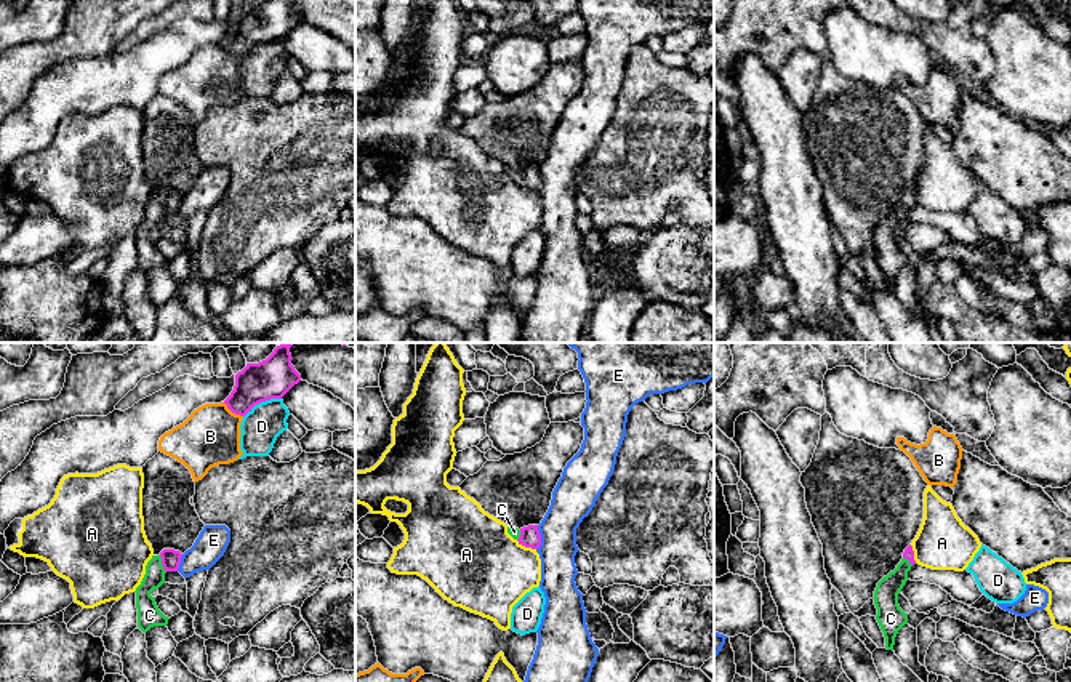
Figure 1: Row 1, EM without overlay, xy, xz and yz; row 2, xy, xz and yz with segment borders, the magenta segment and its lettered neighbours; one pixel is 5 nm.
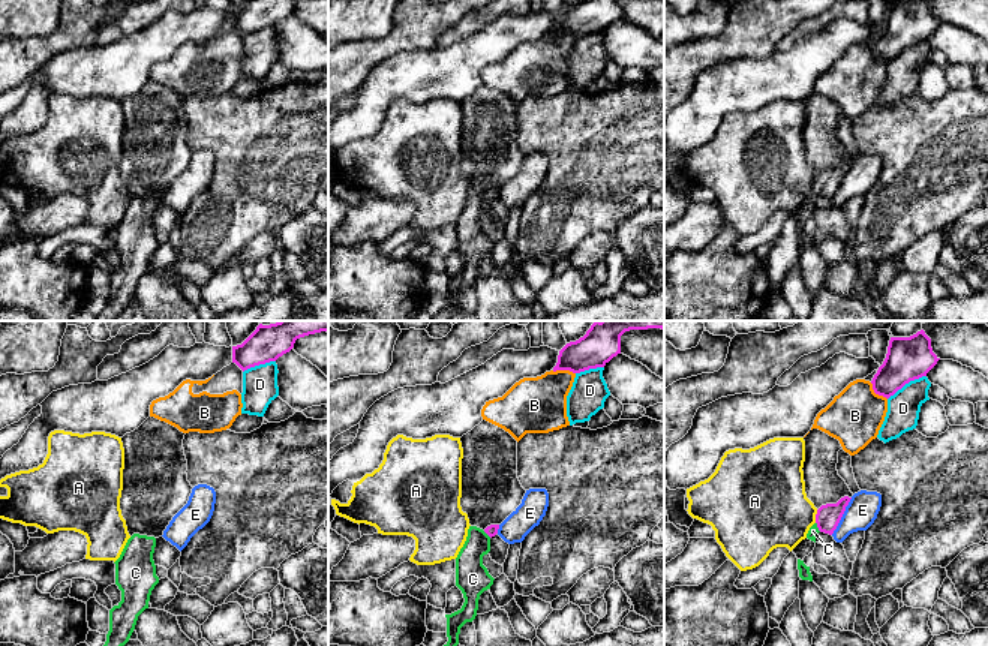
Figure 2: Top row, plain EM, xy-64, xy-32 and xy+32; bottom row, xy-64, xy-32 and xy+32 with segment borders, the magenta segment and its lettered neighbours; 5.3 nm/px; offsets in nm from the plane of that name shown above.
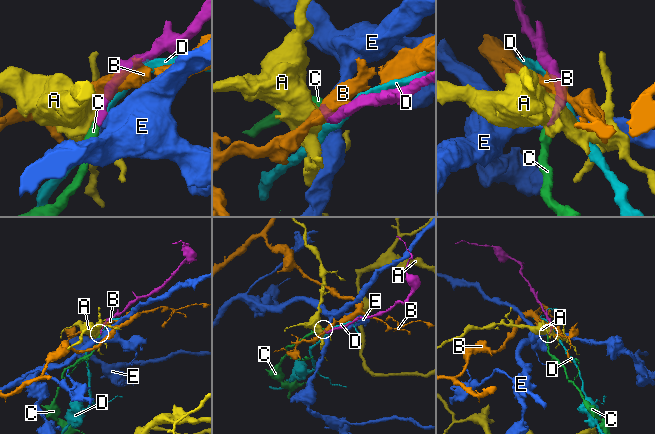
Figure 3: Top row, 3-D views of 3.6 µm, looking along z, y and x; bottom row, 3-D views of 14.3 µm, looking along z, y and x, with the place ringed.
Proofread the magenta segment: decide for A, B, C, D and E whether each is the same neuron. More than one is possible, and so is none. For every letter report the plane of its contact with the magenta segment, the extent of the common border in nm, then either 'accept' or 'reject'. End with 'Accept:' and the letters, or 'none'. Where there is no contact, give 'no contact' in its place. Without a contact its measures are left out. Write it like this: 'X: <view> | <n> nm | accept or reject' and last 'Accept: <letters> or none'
A: xz | 120 nm | reject
B: xy | 130 nm | reject
C: xy | 90 nm | accept
D: xy | 220 nm | reject
E: xz | 130 nm | reject
Accept: C

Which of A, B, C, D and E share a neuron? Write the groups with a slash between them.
A / B / C / D / E

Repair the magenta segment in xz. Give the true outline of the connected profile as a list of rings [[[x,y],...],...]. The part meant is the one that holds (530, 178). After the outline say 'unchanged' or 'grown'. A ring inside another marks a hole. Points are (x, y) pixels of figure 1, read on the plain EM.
[[[528,166],[520,171],[515,168],[507,168],[507,175],[525,189],[538,191],[541,187],[538,166]]]; grown

